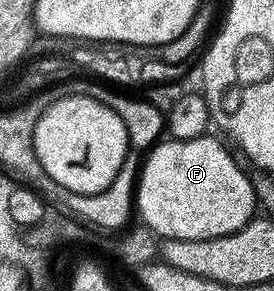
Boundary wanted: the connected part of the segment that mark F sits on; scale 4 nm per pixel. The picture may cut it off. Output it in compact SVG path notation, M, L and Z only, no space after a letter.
M207 134L191 140L163 139L150 148L136 185L136 212L141 223L146 225L159 237L165 238L216 238L238 232L255 215L256 199L252 182L243 168L234 161L231 149L213 140Z

